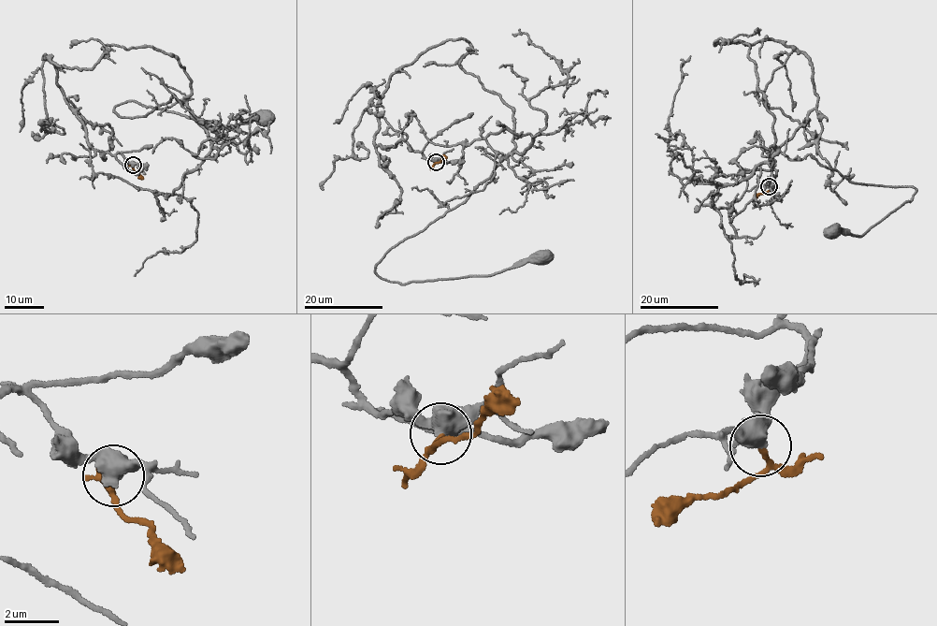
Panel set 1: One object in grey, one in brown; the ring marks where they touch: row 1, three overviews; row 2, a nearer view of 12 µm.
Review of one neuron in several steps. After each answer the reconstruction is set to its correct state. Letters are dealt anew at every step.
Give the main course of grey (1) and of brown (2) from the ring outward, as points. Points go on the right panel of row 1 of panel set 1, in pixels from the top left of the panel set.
1: (769, 186), (754, 146), (738, 201), (711, 194), (780, 152), (916, 190), (861, 237), (831, 231)
2: (769, 186), (768, 191), (754, 197)

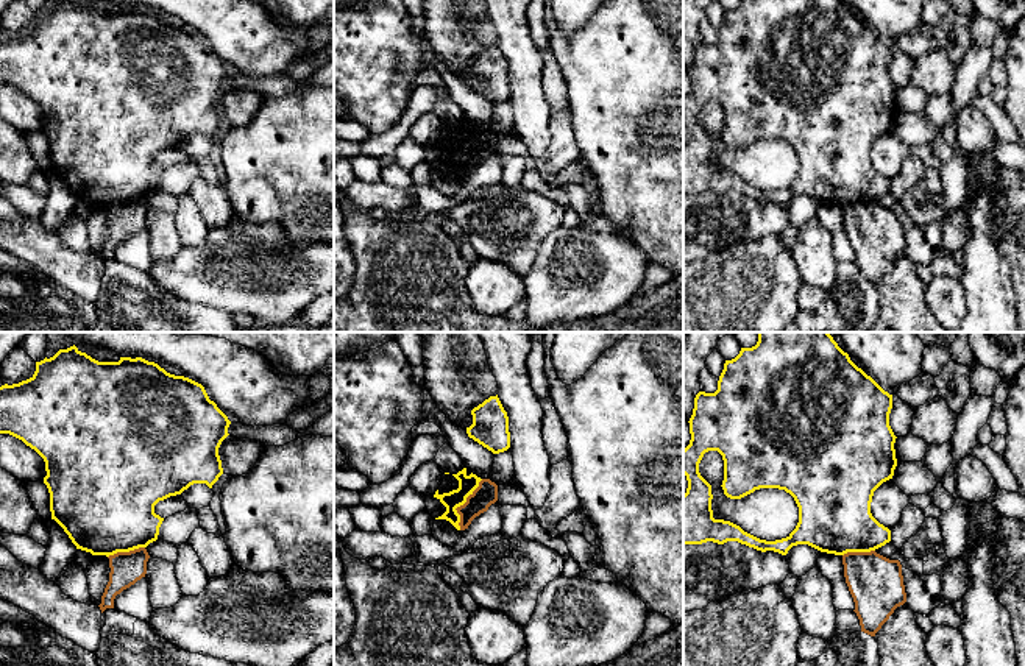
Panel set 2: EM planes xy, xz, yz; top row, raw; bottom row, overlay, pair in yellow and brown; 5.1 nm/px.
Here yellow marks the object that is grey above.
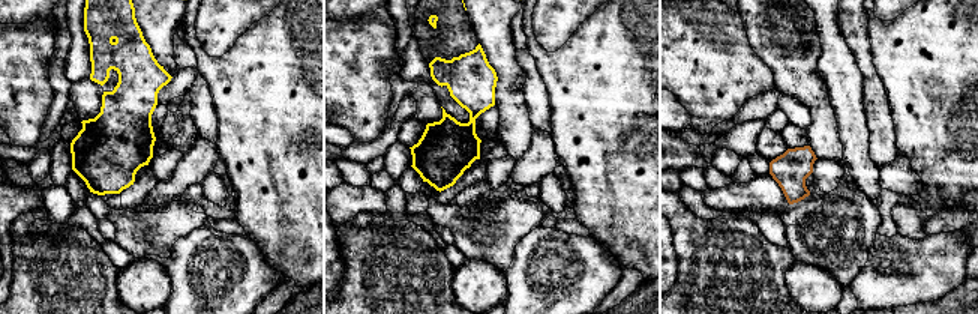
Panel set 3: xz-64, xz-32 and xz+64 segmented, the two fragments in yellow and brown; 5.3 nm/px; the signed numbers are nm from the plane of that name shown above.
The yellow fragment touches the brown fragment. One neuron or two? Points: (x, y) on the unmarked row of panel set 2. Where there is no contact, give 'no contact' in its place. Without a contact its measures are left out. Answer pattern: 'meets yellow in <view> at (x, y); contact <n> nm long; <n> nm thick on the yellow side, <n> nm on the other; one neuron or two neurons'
meets yellow in xz at (461, 155); contact 300 nm long; 100 nm thick on the yellow side, 120 nm on the other; two neurons

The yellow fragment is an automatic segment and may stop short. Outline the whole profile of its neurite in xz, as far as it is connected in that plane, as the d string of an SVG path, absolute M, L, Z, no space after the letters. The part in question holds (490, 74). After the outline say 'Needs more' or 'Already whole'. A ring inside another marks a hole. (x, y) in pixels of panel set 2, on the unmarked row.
M498 45L490 47L471 61L473 75L466 78L470 89L491 101L504 103L510 98L509 67Z. Already whole

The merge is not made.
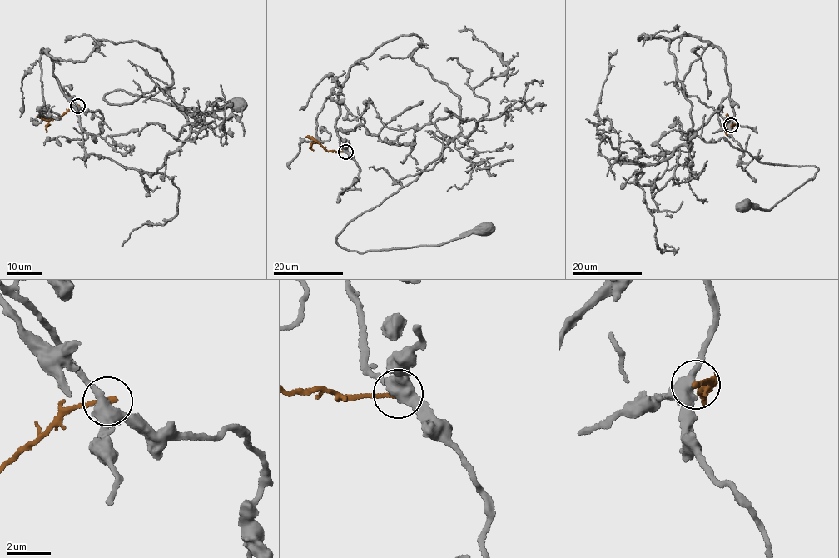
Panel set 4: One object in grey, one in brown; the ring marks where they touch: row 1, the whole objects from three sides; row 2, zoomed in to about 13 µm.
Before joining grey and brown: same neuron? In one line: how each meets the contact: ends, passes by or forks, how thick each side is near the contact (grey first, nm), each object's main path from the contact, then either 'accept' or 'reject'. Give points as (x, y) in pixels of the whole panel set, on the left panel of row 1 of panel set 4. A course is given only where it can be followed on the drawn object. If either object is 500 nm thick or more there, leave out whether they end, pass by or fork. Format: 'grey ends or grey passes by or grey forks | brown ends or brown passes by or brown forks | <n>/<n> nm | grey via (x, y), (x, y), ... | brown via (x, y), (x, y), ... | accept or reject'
grey forks | brown ends | 420/240 nm | grey via (77, 106), (61, 87), (86, 153), (156, 172), (185, 114), (157, 84), (105, 94), (238, 105) | brown via (77, 106), (73, 106), (57, 118), (51, 119), (46, 132) | reject

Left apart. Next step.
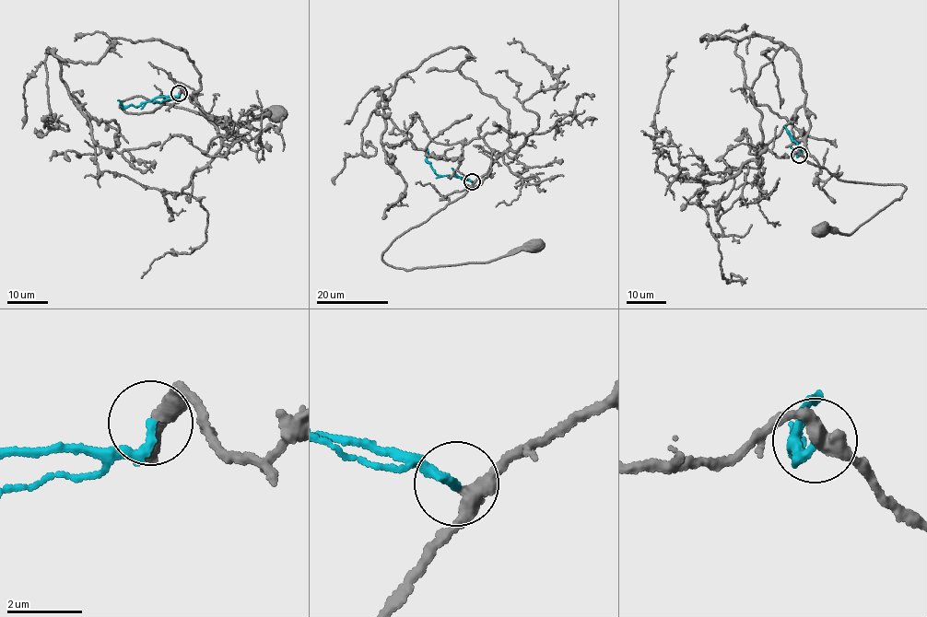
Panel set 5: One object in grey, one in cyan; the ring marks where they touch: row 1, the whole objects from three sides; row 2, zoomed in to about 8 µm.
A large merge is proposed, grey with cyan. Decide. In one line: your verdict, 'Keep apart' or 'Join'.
Join

